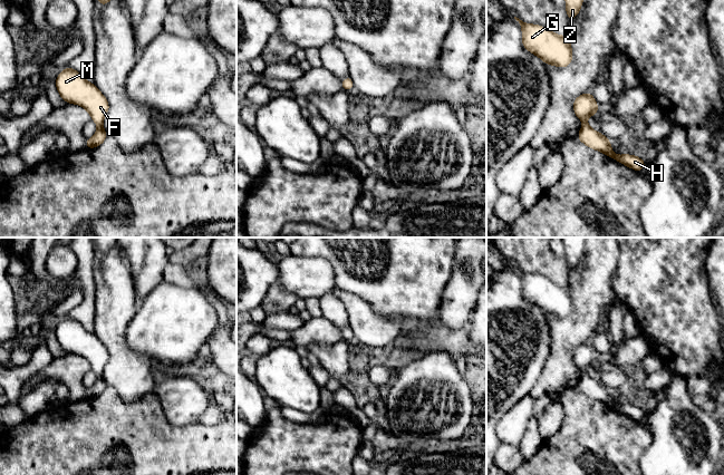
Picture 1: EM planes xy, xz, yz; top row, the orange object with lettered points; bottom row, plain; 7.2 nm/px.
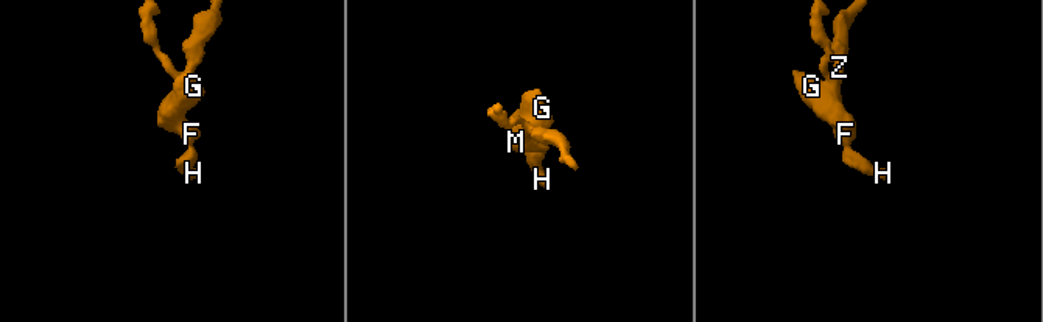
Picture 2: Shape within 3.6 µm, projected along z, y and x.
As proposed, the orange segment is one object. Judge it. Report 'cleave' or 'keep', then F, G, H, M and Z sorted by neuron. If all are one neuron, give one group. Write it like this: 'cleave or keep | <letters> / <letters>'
keep | F G H M Z

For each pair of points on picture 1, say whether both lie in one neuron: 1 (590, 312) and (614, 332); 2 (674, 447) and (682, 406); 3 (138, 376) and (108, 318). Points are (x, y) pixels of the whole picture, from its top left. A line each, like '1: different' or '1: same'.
1: different
2: same
3: same

